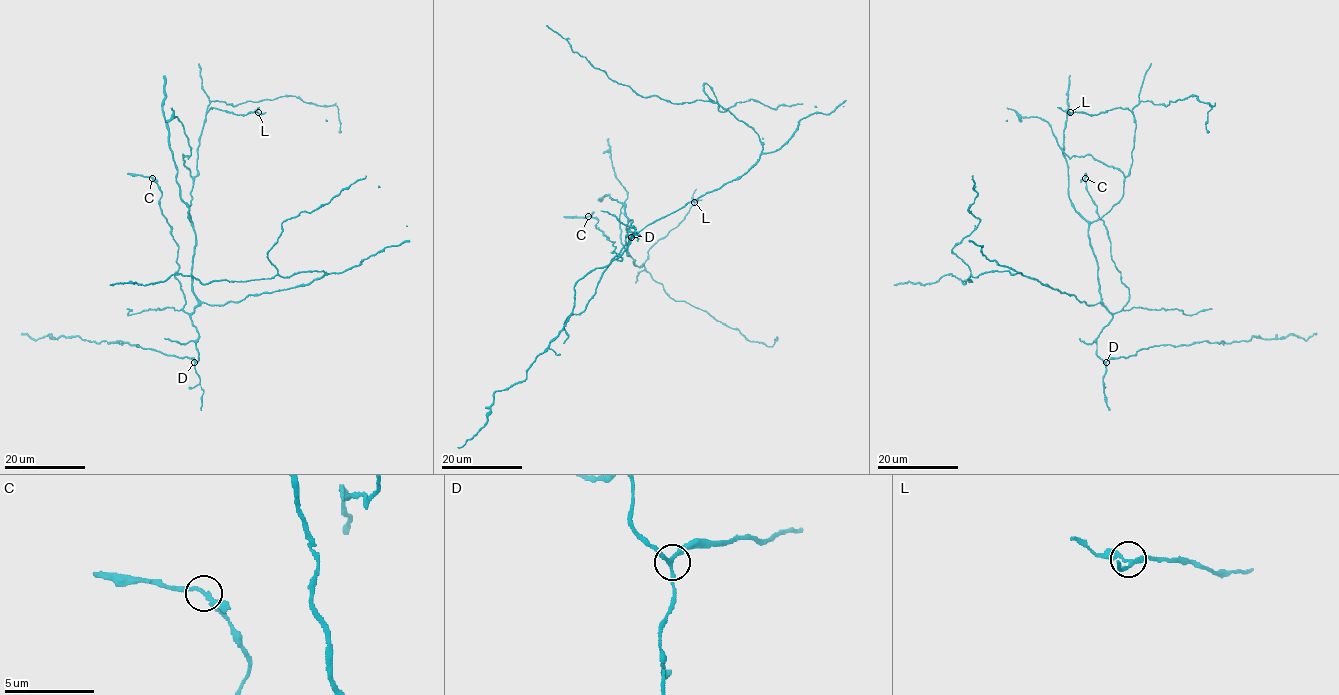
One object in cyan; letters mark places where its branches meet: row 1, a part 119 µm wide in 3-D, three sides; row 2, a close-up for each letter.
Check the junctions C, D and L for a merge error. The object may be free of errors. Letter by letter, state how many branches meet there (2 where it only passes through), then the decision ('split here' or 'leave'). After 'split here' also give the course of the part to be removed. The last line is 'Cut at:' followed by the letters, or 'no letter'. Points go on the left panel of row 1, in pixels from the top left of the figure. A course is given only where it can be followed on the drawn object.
C: 3 branches meet; split here; foreign part runs (152, 177), (127, 173)
D: 3 branches meet; leave
L: 3 branches meet; leave
Cut at: C

